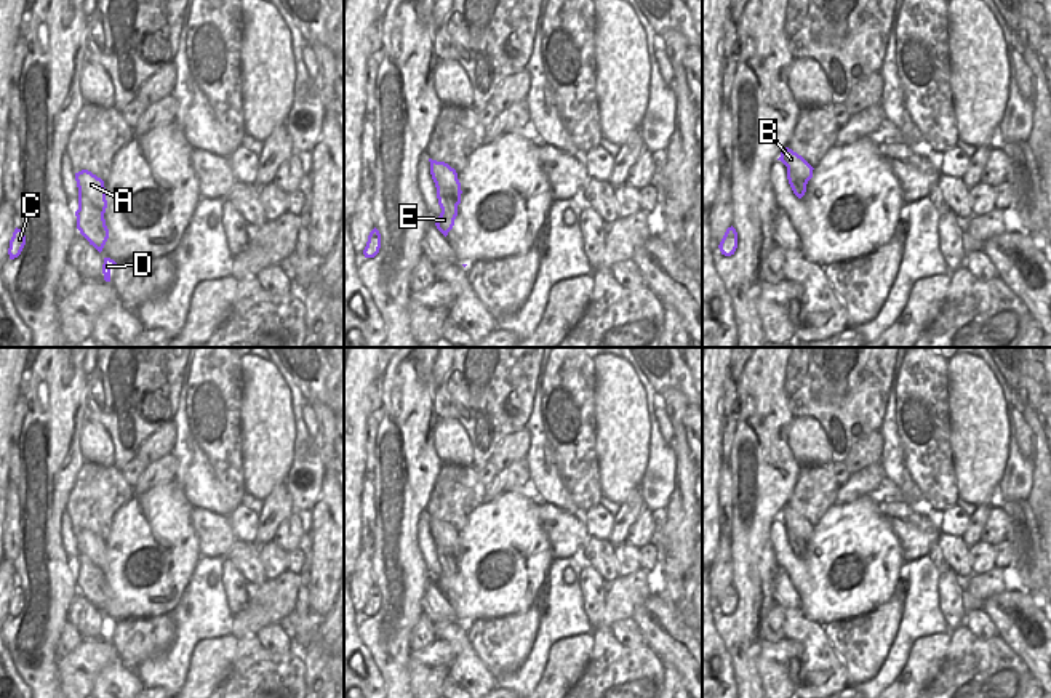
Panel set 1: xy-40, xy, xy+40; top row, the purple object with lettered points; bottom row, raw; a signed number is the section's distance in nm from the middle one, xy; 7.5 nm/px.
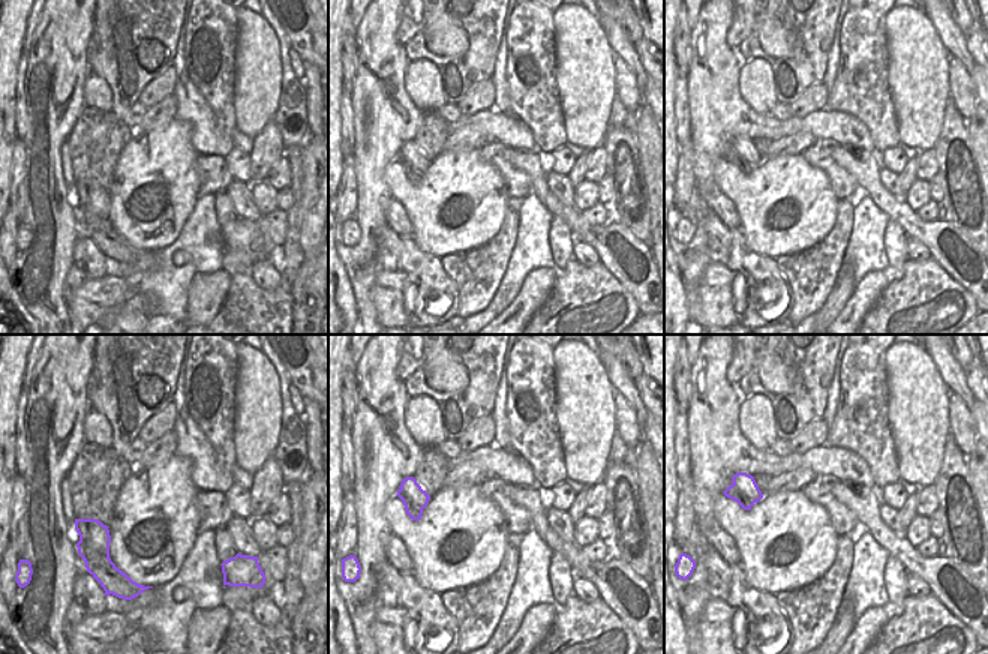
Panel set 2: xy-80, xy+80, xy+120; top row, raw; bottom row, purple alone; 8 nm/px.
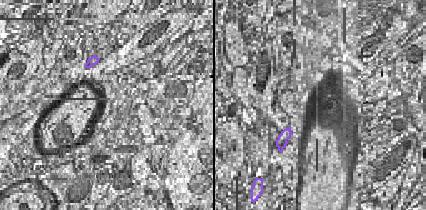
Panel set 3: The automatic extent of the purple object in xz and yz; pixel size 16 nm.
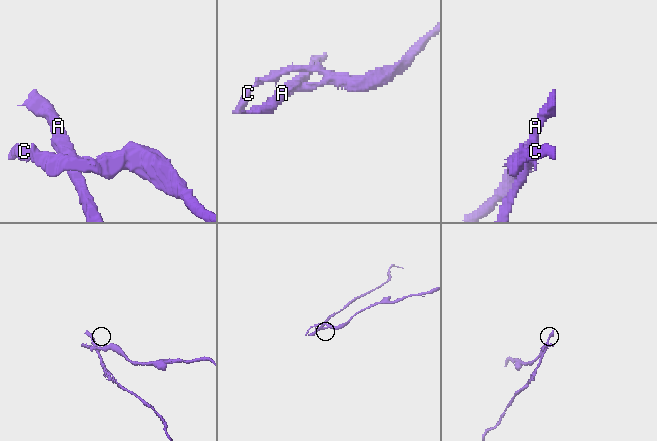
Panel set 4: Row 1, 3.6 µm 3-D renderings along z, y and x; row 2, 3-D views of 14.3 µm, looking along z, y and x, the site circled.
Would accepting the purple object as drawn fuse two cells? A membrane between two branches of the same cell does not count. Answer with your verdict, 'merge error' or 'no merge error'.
merge error

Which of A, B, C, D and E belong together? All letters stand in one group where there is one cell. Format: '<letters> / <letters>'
A B / C D E

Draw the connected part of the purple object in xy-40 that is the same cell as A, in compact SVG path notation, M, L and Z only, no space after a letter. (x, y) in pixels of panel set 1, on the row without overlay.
M88 528L75 532L75 540L78 546L78 557L85 552L102 572L106 572L106 546L104 540Z

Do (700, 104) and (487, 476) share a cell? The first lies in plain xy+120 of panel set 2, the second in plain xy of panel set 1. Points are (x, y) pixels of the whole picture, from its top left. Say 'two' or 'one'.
two

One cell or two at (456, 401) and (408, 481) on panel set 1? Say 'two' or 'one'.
two

